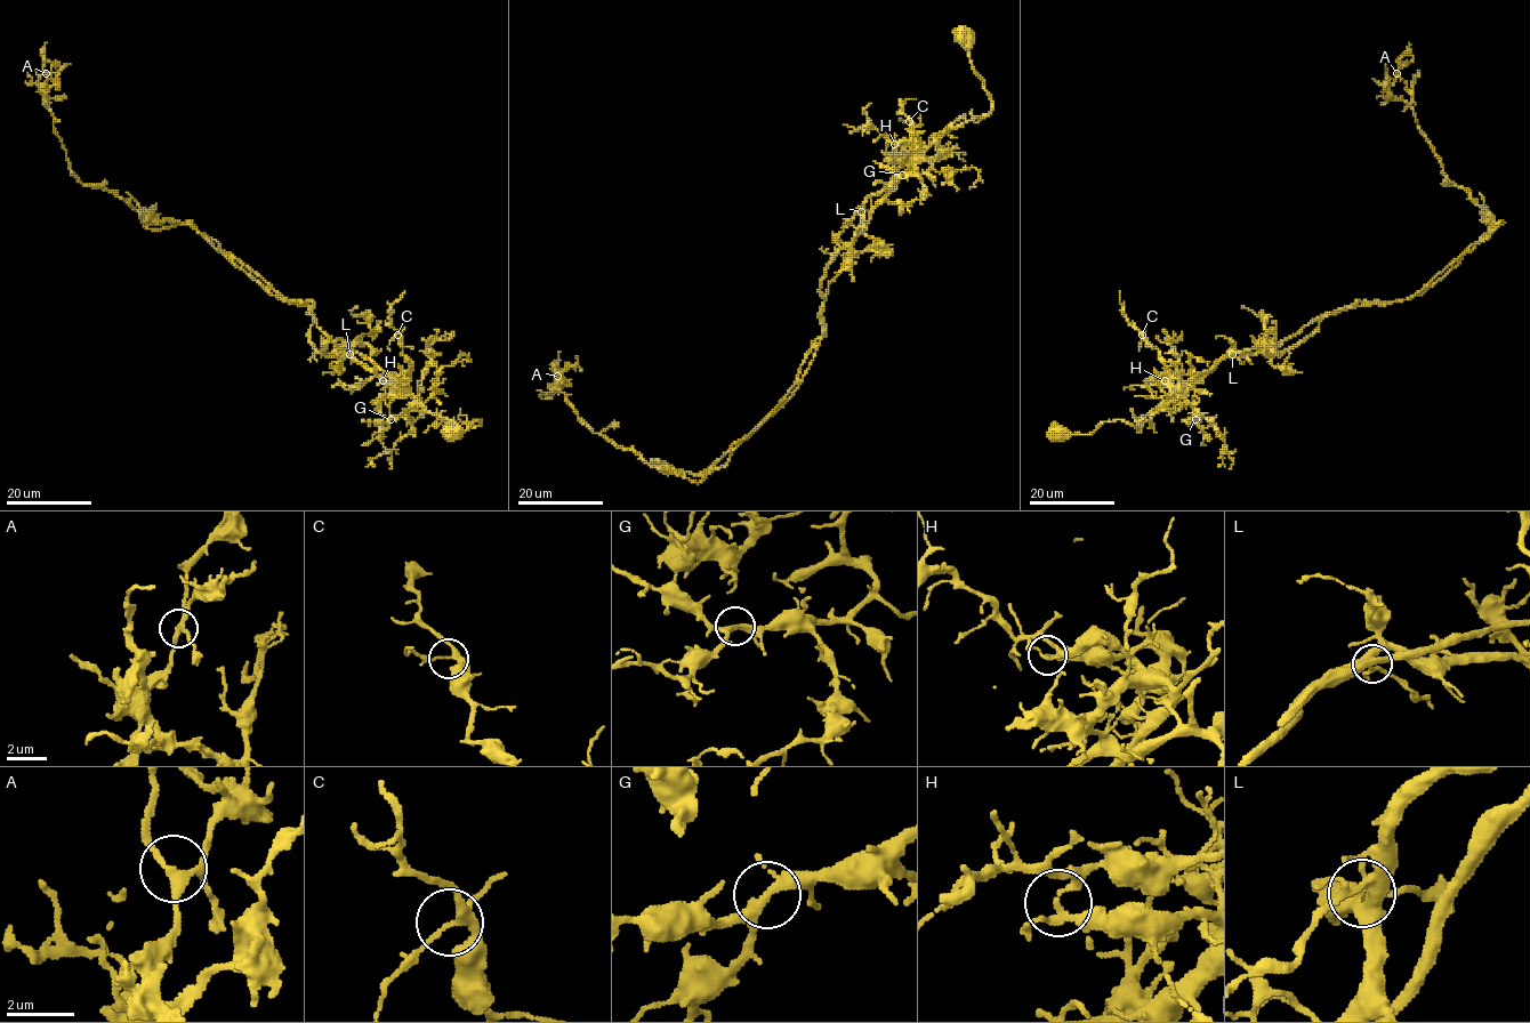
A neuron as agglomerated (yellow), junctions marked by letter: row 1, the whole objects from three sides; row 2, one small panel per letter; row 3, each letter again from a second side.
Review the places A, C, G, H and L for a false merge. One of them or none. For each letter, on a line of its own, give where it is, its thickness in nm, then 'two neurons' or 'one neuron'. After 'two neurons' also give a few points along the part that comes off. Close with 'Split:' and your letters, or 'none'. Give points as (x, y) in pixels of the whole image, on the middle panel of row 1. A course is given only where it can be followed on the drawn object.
A: place (557, 376); calibre 200 nm; one neuron
C: place (909, 121); calibre 200 nm; one neuron
G: place (902, 175); calibre 240 nm; one neuron
H: place (894, 144); calibre 190 nm; two neurons; course (894, 143), (908, 142), (920, 155), (872, 211), (829, 283), (823, 333), (797, 389), (700, 473), (638, 458)
L: place (861, 211); calibre 240 nm; one neuron
Split: H

